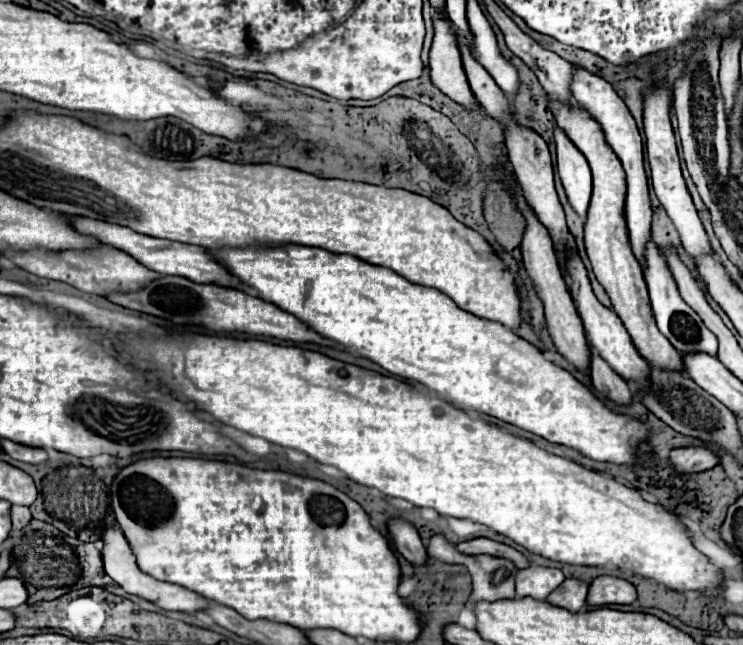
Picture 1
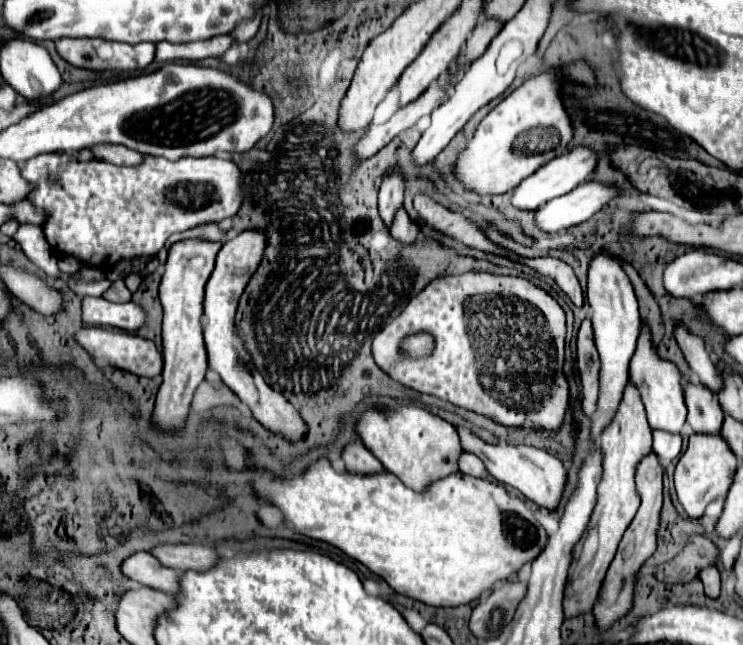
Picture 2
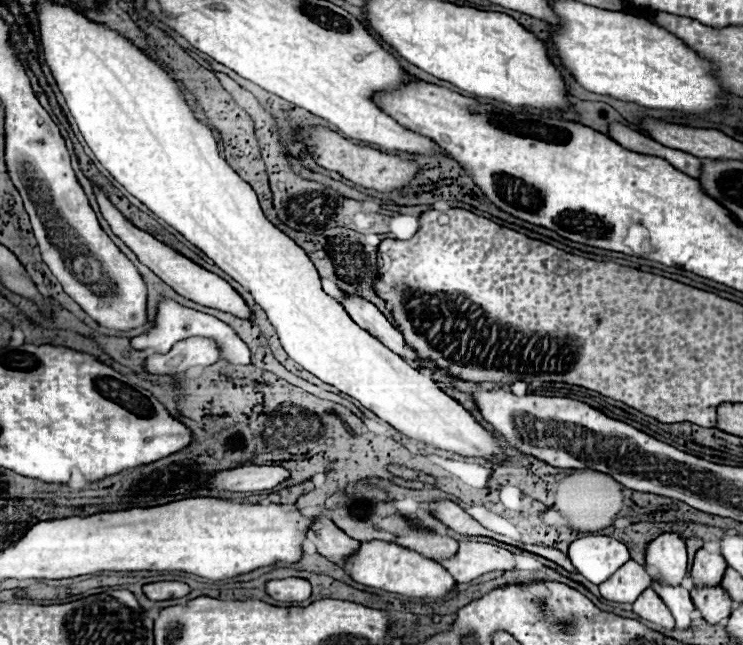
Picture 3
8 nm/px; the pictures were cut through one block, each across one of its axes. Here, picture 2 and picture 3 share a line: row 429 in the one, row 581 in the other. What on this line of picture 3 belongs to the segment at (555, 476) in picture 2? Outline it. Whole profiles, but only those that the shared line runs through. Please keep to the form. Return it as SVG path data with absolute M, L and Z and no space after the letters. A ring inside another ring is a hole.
M458 542L458 552L452 558L438 560L456 582L470 582L492 570L514 570L512 554L504 548L482 542Z

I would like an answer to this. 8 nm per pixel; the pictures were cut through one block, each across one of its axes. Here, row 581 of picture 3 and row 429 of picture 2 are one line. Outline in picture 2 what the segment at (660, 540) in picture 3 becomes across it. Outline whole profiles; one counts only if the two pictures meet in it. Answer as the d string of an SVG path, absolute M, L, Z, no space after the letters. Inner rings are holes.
M642 328L638 338L638 350L634 352L634 358L630 360L630 382L640 392L650 428L680 434L686 422L686 404L684 404L684 390L680 384L680 372L672 362L658 358L658 354L652 348L650 332L646 328Z

